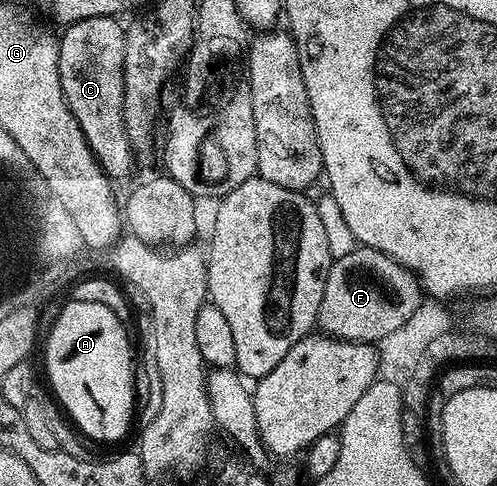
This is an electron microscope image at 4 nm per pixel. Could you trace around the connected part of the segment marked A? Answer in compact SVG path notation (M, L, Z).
M68 300L46 334L47 350L43 357L51 380L50 392L84 438L119 441L131 425L135 413L135 369L131 366L127 328L101 303Z

